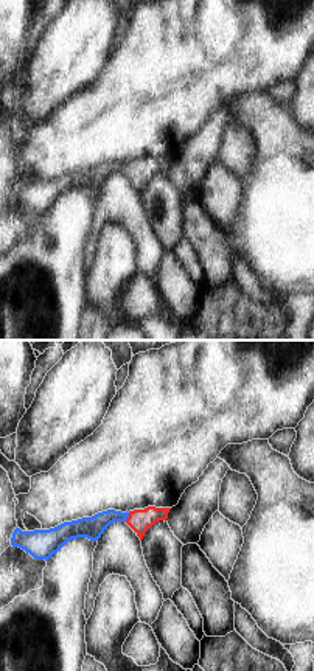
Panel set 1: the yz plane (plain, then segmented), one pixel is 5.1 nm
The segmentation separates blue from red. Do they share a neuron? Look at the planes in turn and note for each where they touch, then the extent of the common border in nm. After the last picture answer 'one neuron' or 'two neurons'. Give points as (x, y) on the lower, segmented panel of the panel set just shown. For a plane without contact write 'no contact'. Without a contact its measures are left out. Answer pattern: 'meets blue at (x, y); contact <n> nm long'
meets blue at (128, 516); contact 50 nm long

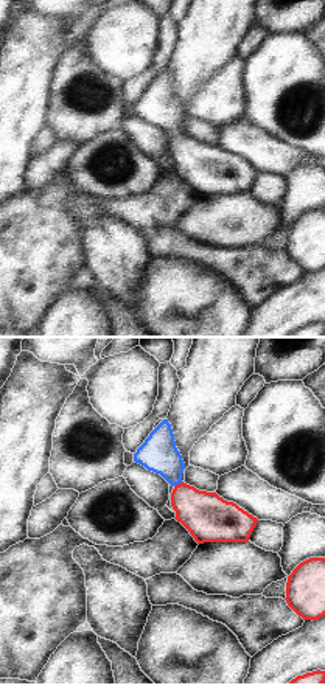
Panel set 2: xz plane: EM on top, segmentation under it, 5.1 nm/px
meets blue at (178, 483); contact 50 nm long

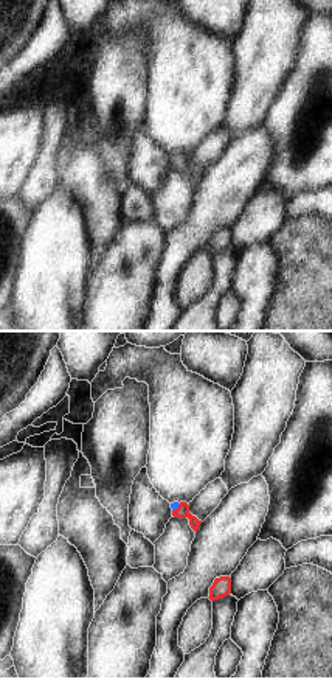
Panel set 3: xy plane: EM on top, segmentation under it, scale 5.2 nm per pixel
meets blue at (176, 508); contact 60 nm long

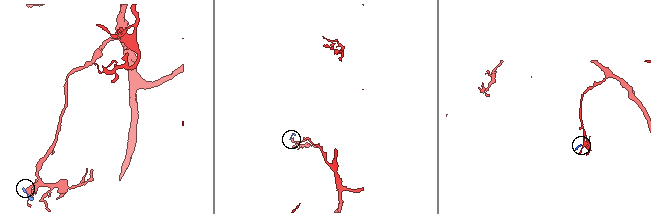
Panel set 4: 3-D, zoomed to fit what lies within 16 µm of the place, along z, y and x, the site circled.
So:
one neuron

